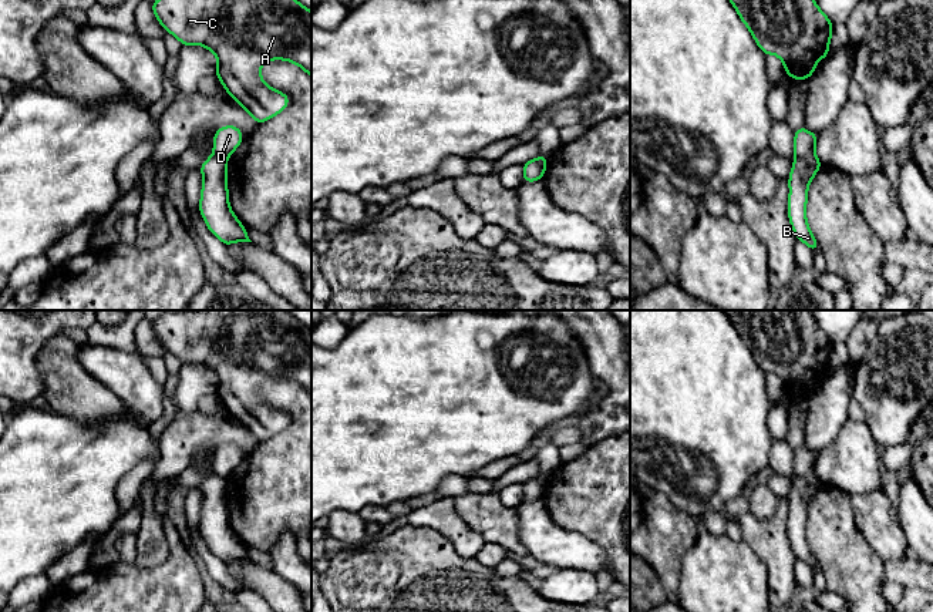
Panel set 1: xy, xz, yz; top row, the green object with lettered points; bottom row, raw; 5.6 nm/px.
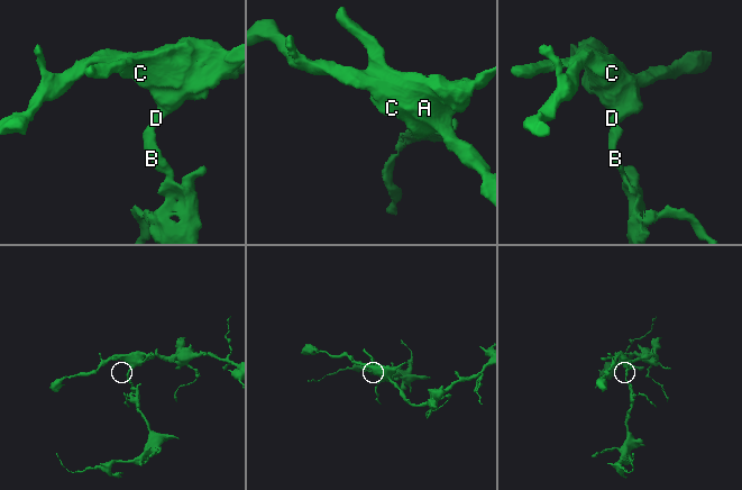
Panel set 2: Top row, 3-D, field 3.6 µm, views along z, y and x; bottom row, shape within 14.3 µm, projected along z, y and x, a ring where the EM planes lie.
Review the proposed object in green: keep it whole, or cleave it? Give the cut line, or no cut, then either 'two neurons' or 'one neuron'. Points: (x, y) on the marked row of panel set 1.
cut in yz along (814, 152), (795, 158); two neurons

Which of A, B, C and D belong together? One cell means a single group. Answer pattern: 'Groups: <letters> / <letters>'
Groups: A C D / B

